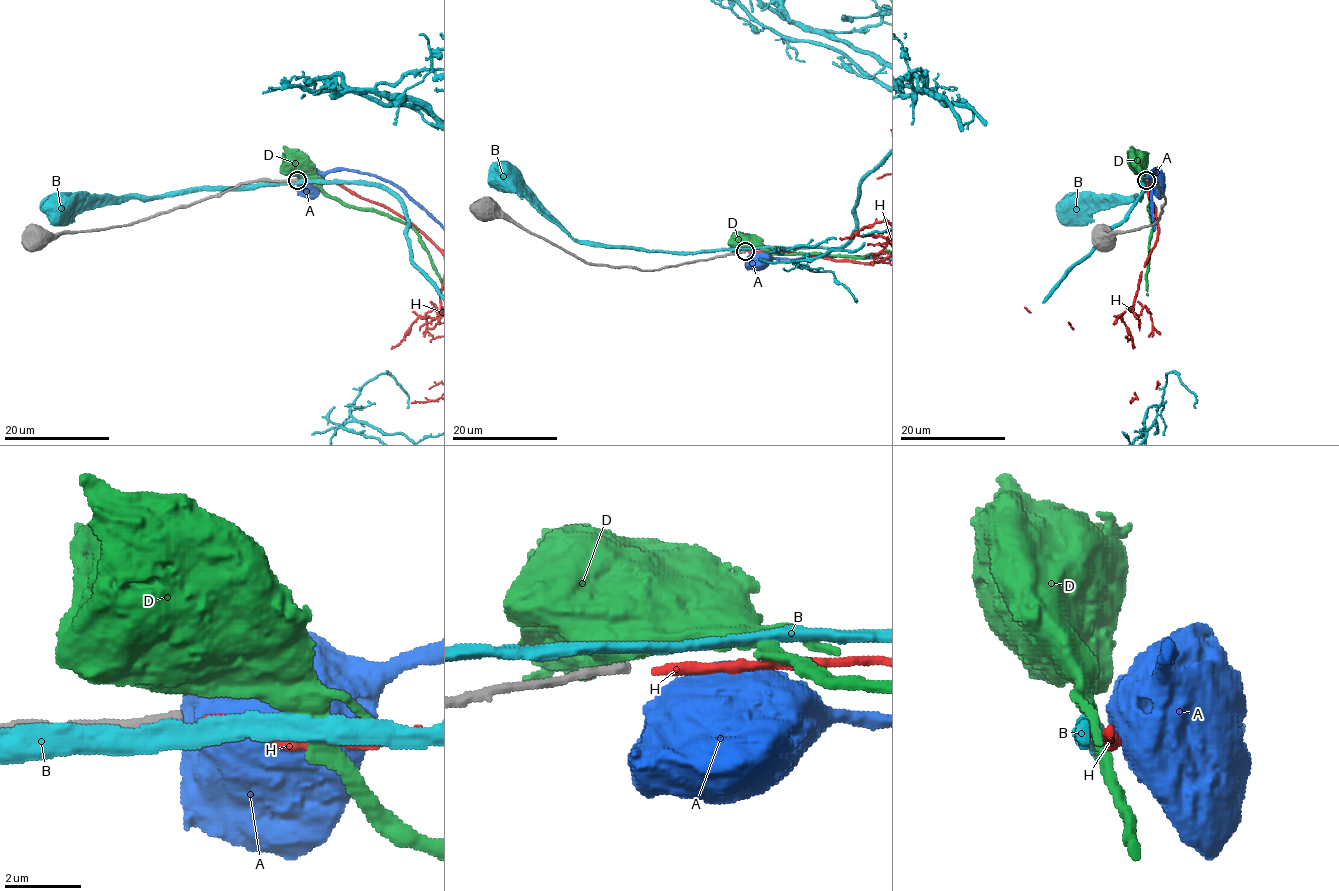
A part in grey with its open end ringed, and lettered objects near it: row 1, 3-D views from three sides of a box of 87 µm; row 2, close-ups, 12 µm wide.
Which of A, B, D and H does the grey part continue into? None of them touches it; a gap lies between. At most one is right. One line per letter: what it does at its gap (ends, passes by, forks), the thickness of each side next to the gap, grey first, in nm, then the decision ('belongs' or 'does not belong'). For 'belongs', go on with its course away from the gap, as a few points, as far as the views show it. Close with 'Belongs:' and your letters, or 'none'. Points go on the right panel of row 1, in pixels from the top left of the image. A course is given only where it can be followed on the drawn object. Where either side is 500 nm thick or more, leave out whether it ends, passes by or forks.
A: calibres 300 and 950 nm; does not belong
B: it passes by; calibres 300 and 380 nm; does not belong
D: calibres 300 and 850 nm; does not belong
H: it ends; calibres 300 and 320 nm; belongs
Belongs: H

